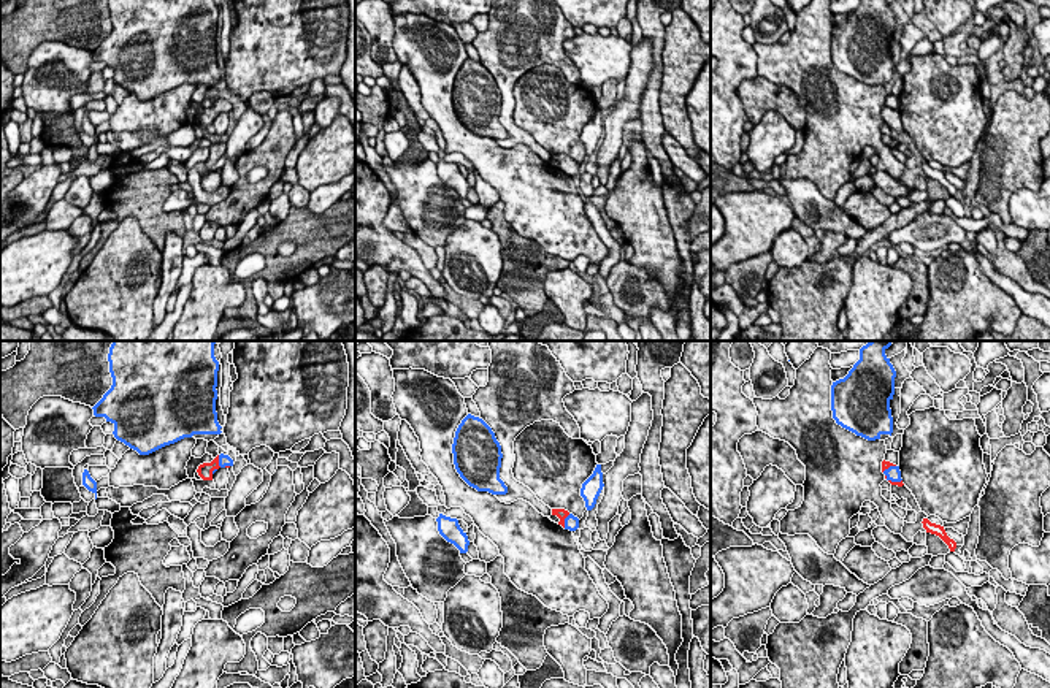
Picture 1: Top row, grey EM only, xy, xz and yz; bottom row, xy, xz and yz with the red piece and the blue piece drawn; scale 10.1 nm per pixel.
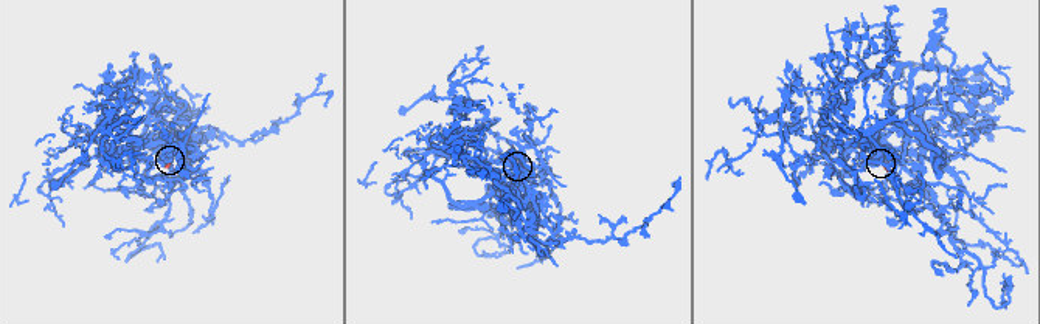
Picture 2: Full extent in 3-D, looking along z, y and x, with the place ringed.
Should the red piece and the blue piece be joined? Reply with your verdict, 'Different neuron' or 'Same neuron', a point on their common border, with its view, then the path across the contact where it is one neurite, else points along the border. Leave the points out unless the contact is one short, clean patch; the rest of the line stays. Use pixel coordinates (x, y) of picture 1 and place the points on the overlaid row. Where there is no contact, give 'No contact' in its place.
Same neuron. Touches red at xz (563, 520). Path across: xz (562, 514), (563, 520), (571, 522)

